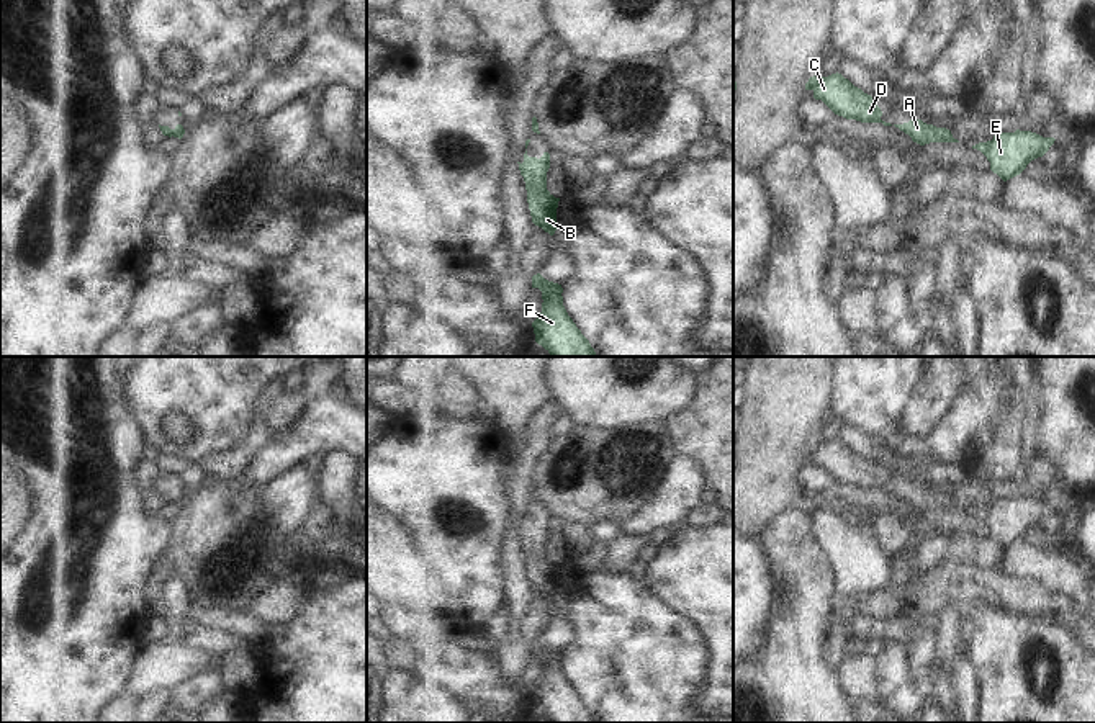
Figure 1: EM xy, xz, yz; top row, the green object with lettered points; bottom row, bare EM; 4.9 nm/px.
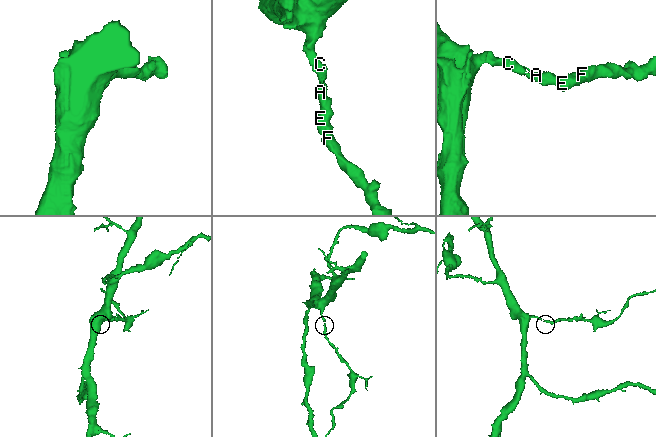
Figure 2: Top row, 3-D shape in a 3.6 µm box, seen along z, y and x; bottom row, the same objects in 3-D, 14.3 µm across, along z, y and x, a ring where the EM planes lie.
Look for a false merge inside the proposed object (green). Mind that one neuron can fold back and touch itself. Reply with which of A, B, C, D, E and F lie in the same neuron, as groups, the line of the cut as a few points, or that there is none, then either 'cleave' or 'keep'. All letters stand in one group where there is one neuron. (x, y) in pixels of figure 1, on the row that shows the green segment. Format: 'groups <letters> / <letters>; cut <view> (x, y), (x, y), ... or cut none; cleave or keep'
groups A B C D E F; cut none; keep

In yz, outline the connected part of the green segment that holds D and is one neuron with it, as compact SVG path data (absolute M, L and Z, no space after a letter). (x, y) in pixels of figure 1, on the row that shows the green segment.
M838 72L828 77L810 77L805 90L812 90L813 98L822 100L838 116L861 123L892 126L881 119L882 111L872 97L854 87Z

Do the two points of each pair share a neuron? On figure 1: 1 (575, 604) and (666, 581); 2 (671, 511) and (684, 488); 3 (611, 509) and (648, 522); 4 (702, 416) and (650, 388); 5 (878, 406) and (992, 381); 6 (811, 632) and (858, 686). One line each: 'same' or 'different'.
1: different
2: same
3: different
4: different
5: same
6: different

